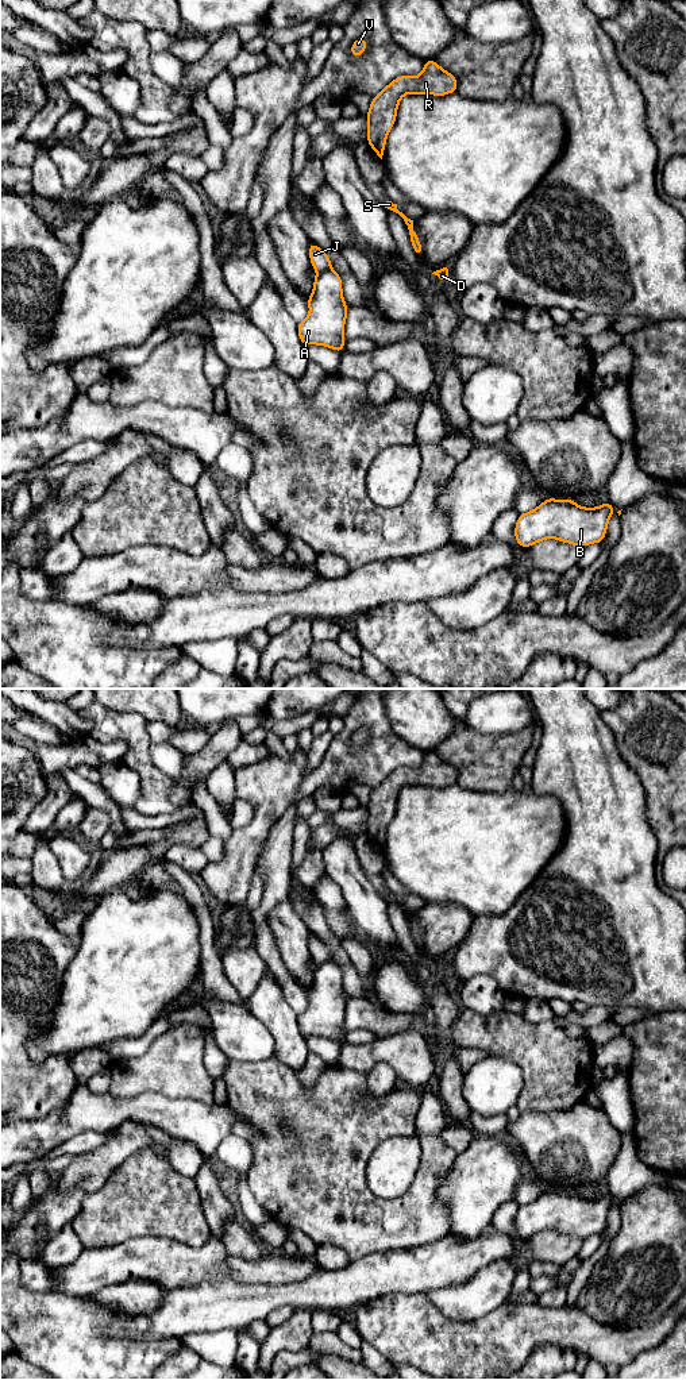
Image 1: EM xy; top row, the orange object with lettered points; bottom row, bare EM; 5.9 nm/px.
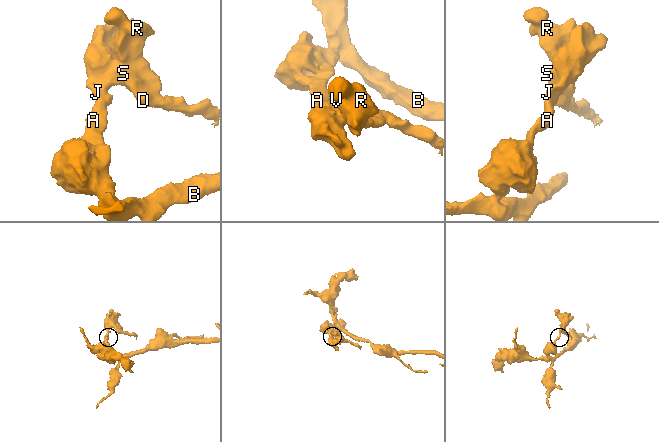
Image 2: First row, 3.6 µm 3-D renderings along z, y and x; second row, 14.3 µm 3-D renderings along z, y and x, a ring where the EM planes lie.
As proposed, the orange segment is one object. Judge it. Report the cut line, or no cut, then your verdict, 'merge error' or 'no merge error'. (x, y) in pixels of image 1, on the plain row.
cut xy (330, 959), (318, 964); merge error

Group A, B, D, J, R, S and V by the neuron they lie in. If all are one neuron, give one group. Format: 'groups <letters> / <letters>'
groups A B / D J R S V

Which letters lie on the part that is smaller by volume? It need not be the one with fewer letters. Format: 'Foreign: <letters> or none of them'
Foreign: D, J, R, S, V

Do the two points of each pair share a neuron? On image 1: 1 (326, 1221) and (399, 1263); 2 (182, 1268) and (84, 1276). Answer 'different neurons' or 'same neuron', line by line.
1: different neurons
2: same neuron

